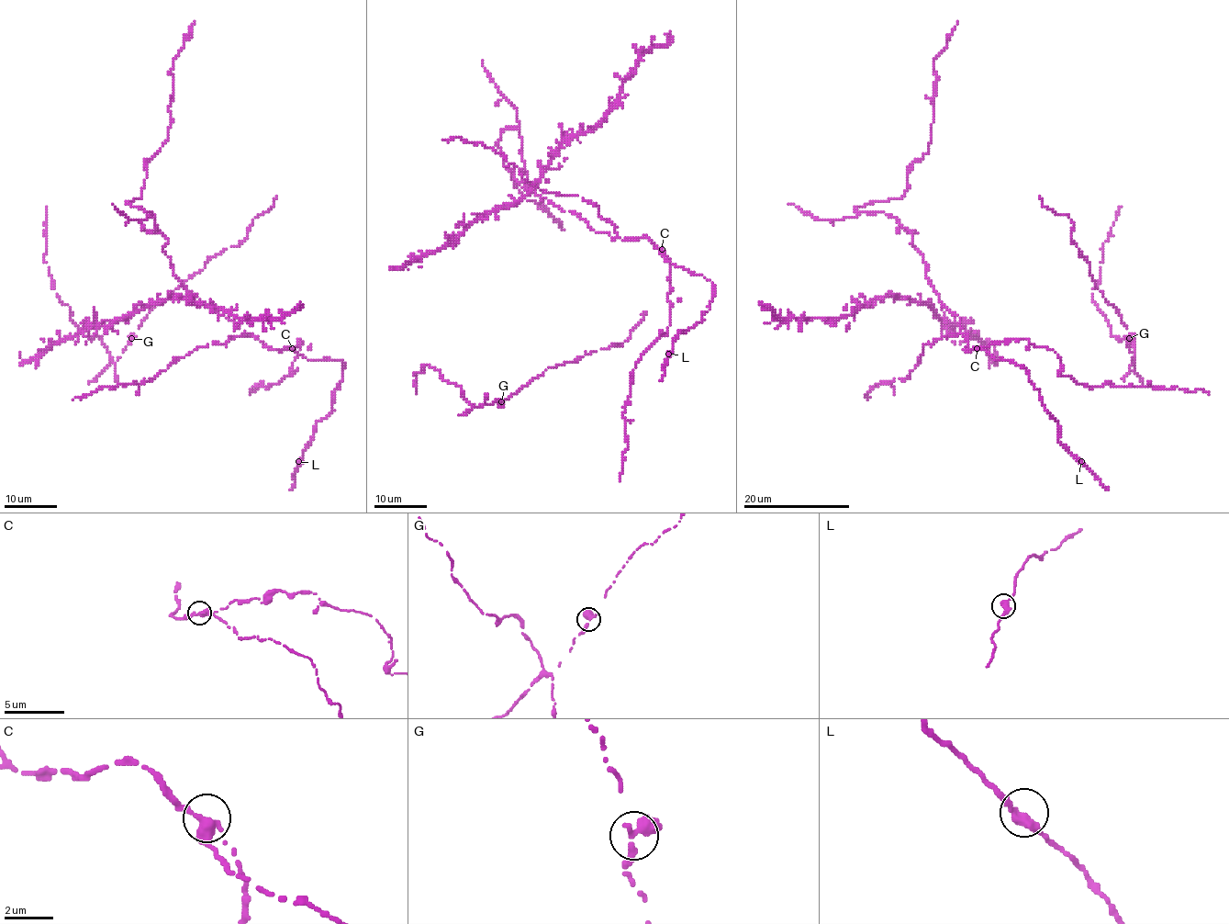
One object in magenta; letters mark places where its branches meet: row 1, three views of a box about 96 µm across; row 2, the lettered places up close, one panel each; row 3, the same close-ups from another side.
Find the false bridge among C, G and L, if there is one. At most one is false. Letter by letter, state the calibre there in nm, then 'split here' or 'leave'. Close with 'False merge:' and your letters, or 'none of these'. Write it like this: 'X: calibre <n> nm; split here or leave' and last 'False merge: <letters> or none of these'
C: calibre 360 nm; split here
G: calibre 320 nm; leave
L: calibre 360 nm; leave
False merge: C

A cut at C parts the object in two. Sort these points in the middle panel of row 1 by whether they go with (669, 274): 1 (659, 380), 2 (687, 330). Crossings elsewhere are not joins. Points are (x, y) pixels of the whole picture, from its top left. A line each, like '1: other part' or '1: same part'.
1: other part
2: other part

